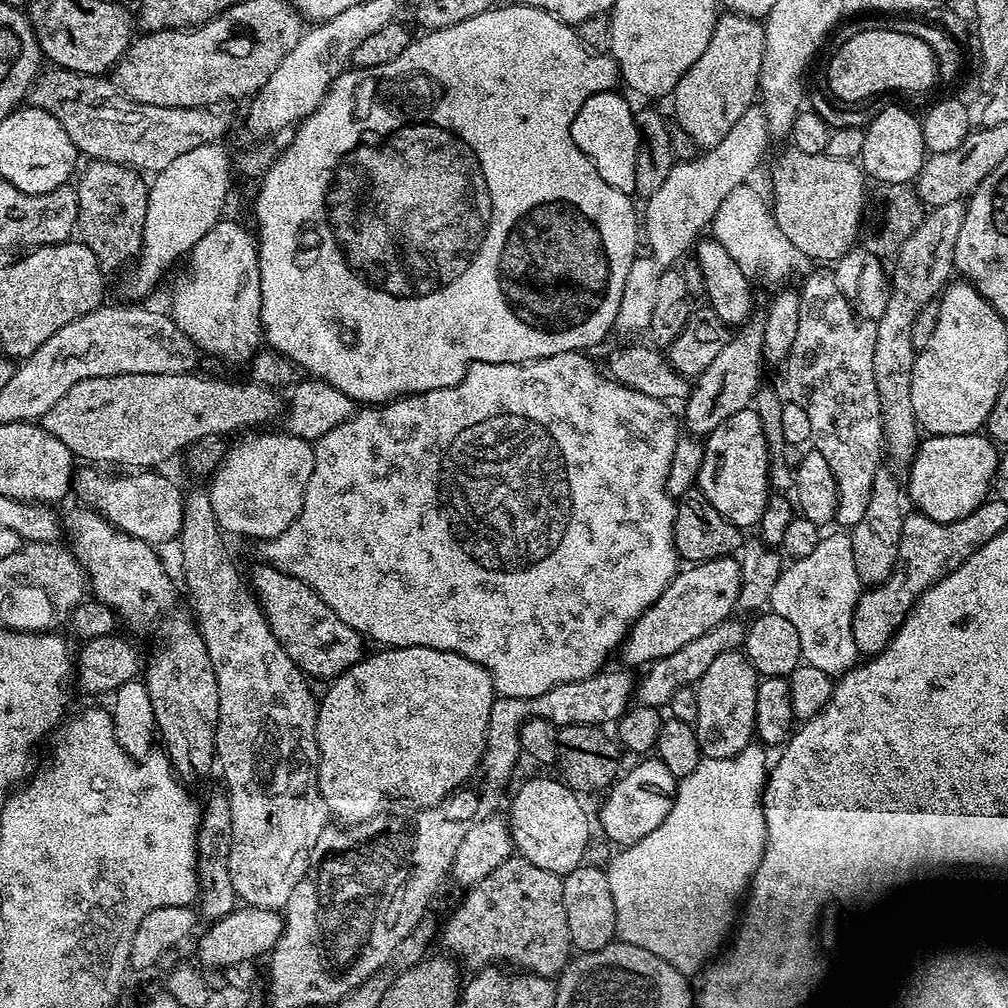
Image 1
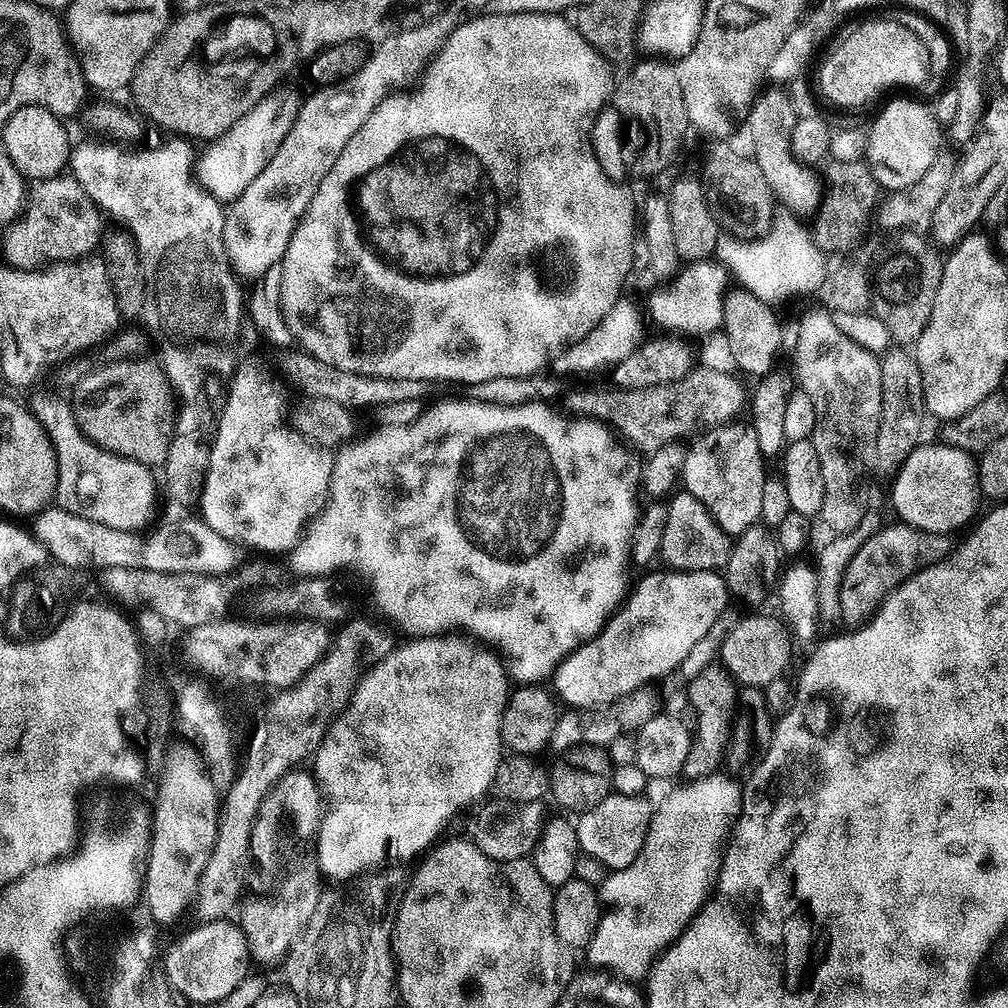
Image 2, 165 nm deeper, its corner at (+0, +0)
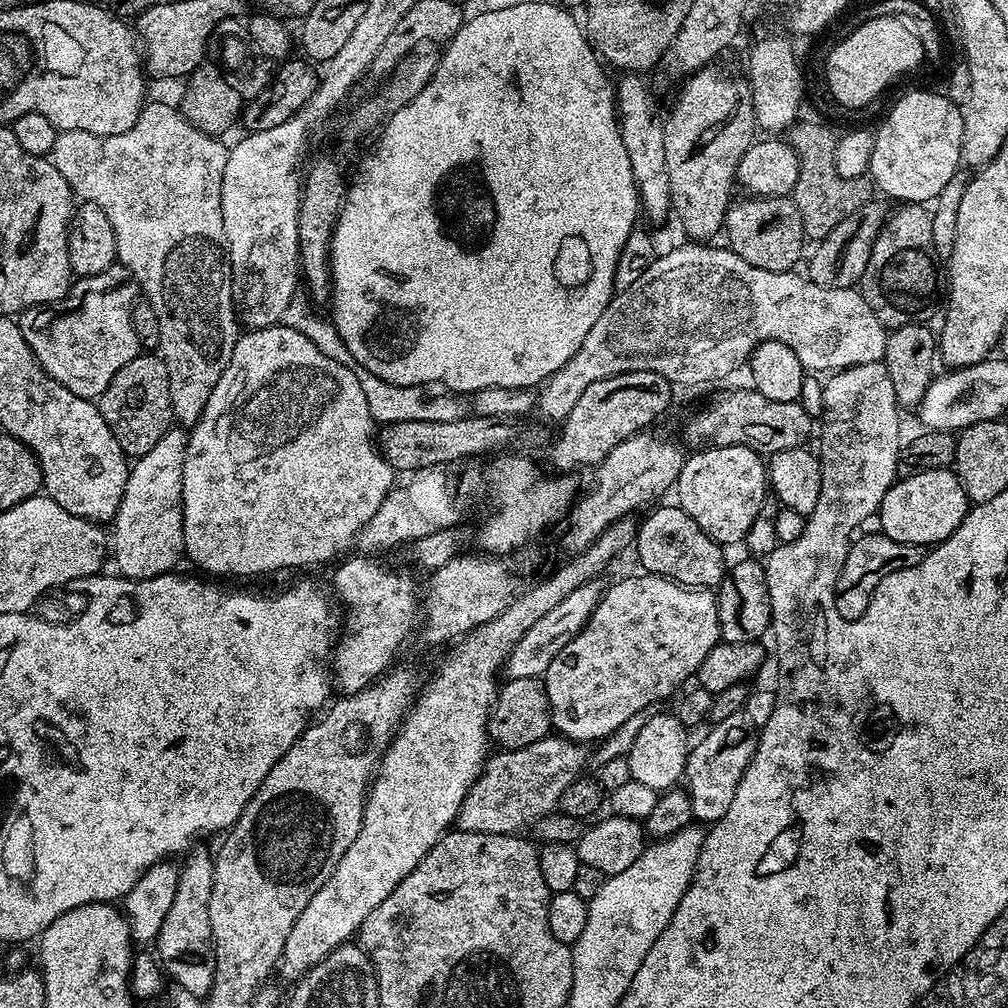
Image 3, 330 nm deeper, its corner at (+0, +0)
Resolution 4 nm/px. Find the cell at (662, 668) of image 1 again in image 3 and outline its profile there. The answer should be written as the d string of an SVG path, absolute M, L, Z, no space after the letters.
M559 734L543 736L530 746L509 748L489 755L484 769L476 779L456 815L455 827L461 832L486 834L519 833L520 828L535 825L549 813L557 811L566 786L570 786L585 771L589 749L583 743L566 740Z

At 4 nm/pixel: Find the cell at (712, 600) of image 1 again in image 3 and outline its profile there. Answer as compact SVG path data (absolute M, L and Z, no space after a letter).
M639 575L628 576L625 580L618 581L608 593L605 591L601 595L598 606L592 617L586 622L586 626L573 640L566 642L566 646L562 646L562 650L558 650L554 662L550 662L550 666L544 672L542 679L548 701L552 707L552 727L566 740L603 742L614 730L622 726L622 722L626 721L626 718L633 717L634 714L644 708L656 706L659 700L666 699L679 684L685 683L684 685L687 685L695 677L702 658L706 658L706 654L710 654L710 650L714 645L721 643L715 591L706 588L690 588L687 584L678 584L676 581L668 580L664 576Z

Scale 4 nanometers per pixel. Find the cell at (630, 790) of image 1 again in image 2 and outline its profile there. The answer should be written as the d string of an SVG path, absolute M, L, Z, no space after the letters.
M608 795L605 800L598 802L598 806L587 808L579 813L575 821L580 851L598 858L609 870L625 868L638 858L648 833L654 811L653 801L646 800L643 795L621 796Z

